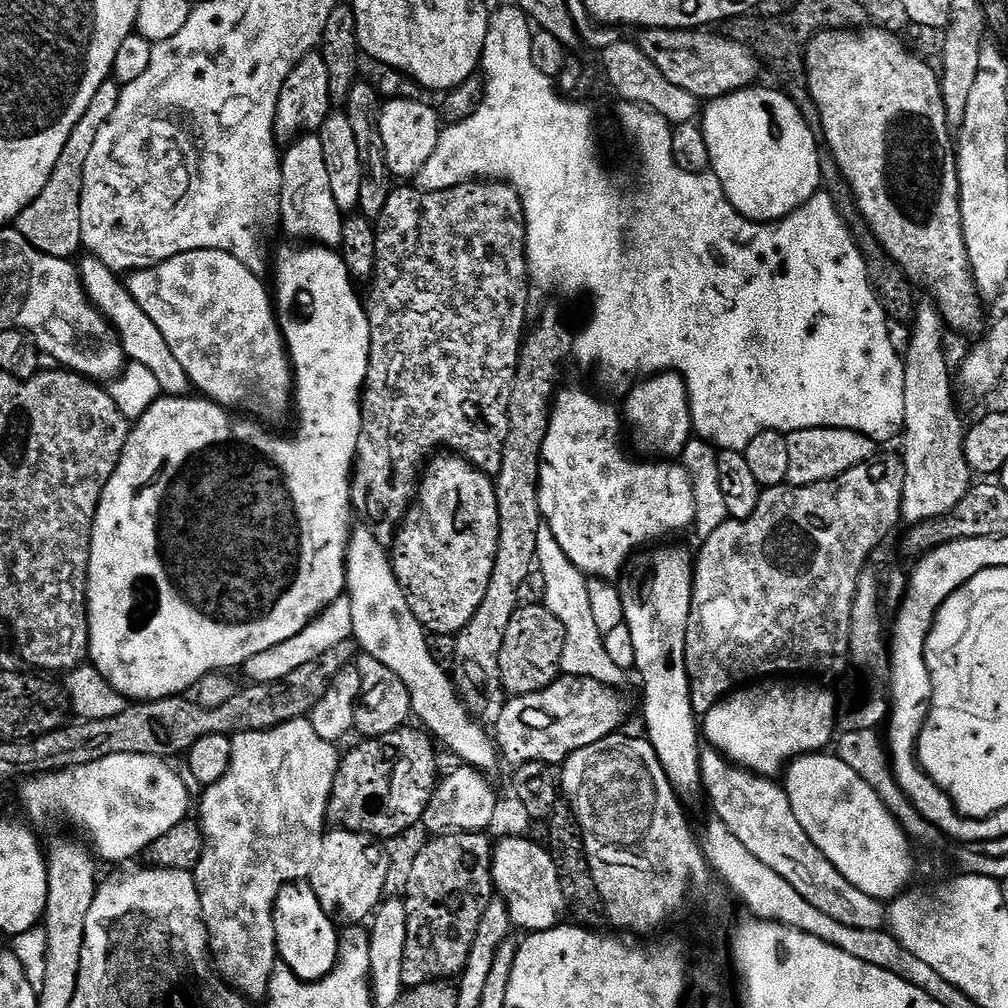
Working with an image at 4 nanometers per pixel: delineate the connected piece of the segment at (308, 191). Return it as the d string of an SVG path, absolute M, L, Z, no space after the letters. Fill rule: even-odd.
M303 135L290 144L283 153L278 169L278 182L282 186L279 219L284 220L284 228L300 242L315 242L333 250L341 247L345 213L340 212L330 188L330 175L326 156L319 135Z

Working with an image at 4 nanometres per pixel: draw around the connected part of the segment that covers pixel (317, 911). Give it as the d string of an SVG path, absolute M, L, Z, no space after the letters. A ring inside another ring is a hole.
M309 881L287 884L279 891L275 900L275 938L277 955L304 983L324 980L336 967L339 952L339 931L322 908L318 896Z

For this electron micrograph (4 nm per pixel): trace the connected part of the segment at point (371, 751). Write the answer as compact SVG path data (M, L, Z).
M405 726L379 738L365 739L360 742L364 744L341 759L340 772L328 803L329 825L346 832L385 838L400 836L423 821L438 783L437 745L427 731L412 727Z

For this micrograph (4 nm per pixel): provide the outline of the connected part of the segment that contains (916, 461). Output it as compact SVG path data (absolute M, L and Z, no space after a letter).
M921 307L917 311L912 337L908 340L908 356L906 352L903 357L905 490L900 515L912 526L955 512L974 480L964 453L966 424L960 421L952 397L954 372L948 369L948 356L944 353L946 325L940 313L929 308Z

